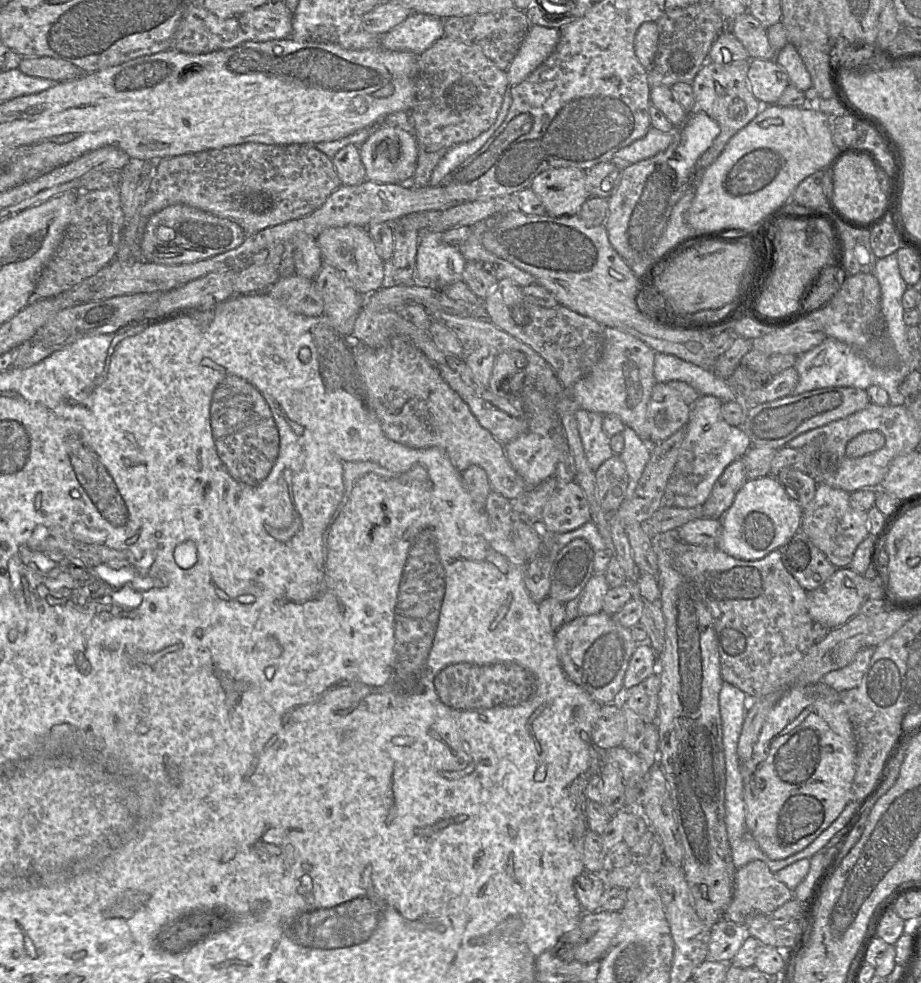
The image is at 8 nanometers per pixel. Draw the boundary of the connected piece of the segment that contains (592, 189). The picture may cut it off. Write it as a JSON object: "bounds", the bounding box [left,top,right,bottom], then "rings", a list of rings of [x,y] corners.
{"bounds":[586,161,622,198],"rings":[[[612,161],[601,162],[586,170],[589,197],[609,198],[620,181],[622,170]]]}

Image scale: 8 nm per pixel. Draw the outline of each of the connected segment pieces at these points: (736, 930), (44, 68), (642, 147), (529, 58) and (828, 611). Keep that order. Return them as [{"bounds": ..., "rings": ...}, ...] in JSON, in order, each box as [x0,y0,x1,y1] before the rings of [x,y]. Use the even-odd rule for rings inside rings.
[{"bounds":[707,919,746,963],"rings":[[[720,919],[710,929],[707,959],[730,963],[746,936],[743,926],[730,920]]]},{"bounds":[18,57,83,82],"rings":[[[51,57],[22,58],[18,69],[32,77],[63,82],[81,76],[83,72],[75,65]]]},{"bounds":[612,127,673,164],"rings":[[[650,127],[642,138],[618,150],[612,158],[633,164],[664,151],[672,141],[673,132],[662,132]]]},{"bounds":[506,26,560,87],"rings":[[[531,26],[518,53],[506,70],[510,87],[521,83],[533,73],[555,50],[560,30]]]},{"bounds":[807,567,867,629],"rings":[[[849,567],[837,568],[821,586],[807,592],[811,619],[829,629],[841,626],[857,615],[866,599],[867,581]]]}]

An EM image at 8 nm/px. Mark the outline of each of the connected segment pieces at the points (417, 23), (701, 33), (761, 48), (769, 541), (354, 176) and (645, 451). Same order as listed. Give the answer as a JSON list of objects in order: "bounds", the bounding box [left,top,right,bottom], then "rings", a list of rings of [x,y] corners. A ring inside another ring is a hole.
[{"bounds":[380,13,443,55],"rings":[[[411,13],[402,23],[380,36],[380,46],[391,51],[420,55],[443,36],[443,19],[429,14]]]},{"bounds":[647,2,726,87],"rings":[[[711,2],[665,10],[655,23],[659,38],[653,64],[647,70],[650,87],[671,87],[678,82],[692,83],[703,66],[712,43],[723,30],[726,30],[725,19]]]},{"bounds":[730,12,776,60],"rings":[[[745,12],[731,23],[730,31],[741,42],[750,59],[773,60],[776,53],[770,47],[767,29],[748,12]]]},{"bounds":[717,476,803,560],"rings":[[[773,476],[747,480],[721,518],[722,533],[717,547],[740,560],[757,560],[785,544],[801,529],[803,509],[790,498]]]},{"bounds":[332,145,366,186],"rings":[[[347,145],[332,158],[342,186],[356,186],[366,179],[366,170],[360,157],[360,146]]]},{"bounds":[619,427,651,499],"rings":[[[625,427],[622,435],[624,437],[624,448],[619,455],[628,474],[625,498],[630,499],[650,459],[651,445],[644,442],[630,427]]]}]

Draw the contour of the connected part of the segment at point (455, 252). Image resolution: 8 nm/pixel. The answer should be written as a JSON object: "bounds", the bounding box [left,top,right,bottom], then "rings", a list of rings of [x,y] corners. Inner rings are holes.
{"bounds":[415,231,466,292],"rings":[[[434,231],[421,234],[415,281],[442,292],[448,285],[463,280],[466,261],[459,247],[444,243],[441,234]]]}

